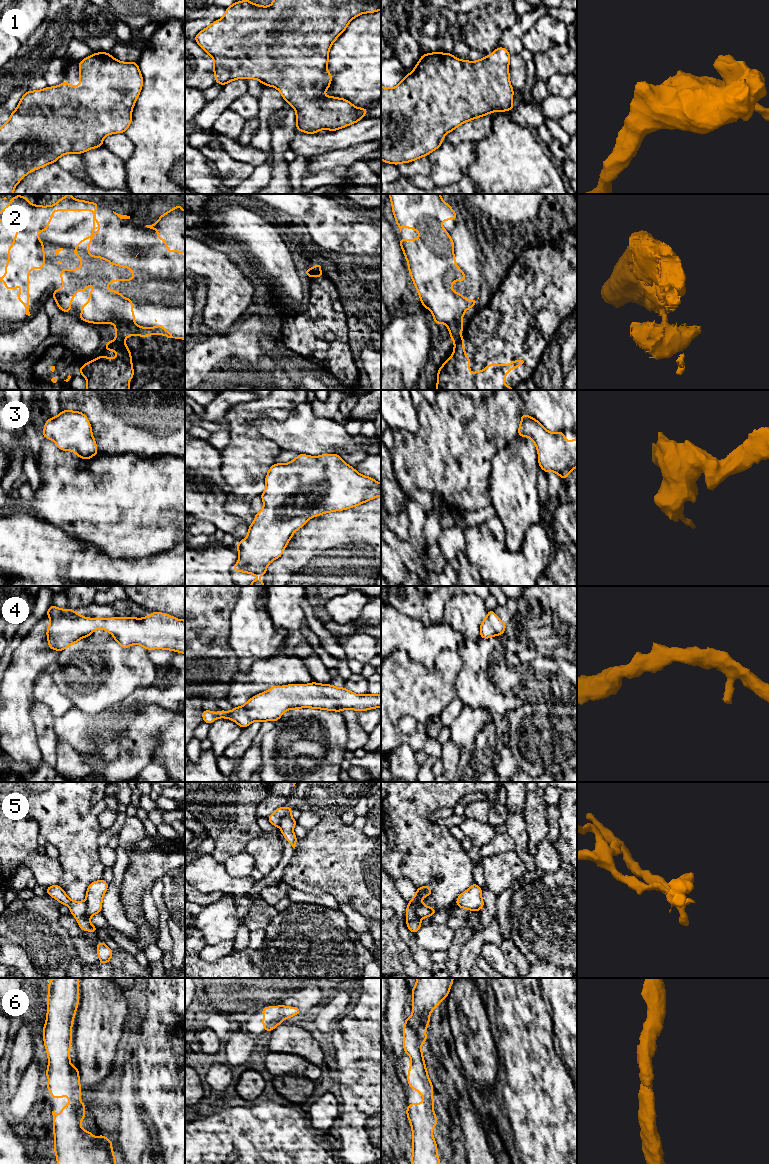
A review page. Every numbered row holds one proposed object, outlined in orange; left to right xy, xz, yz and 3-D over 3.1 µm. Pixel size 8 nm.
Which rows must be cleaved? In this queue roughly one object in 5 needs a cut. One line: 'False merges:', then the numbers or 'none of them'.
False merges: 2, 5

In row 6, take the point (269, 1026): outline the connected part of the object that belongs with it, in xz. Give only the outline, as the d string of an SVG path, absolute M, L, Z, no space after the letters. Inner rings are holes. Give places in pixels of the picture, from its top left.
M284 1005L264 1007L261 1011L264 1014L262 1021L262 1026L265 1027L264 1031L270 1032L280 1025L283 1020L302 1012L302 1010L297 1007L288 1007Z

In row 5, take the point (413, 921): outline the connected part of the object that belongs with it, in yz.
M410 904L406 908L407 928L414 934L421 928L421 918L416 914L416 906Z

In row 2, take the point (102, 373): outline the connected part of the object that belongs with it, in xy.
M113 340L107 341L105 349L117 351L117 357L110 359L106 356L98 356L79 368L81 376L87 380L86 390L129 390L131 385L128 382L134 377L134 371L128 346L123 340Z

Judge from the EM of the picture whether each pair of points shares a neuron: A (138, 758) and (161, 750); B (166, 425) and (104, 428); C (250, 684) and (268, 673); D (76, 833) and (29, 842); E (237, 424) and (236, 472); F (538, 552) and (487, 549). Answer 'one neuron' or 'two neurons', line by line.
A: two neurons
B: one neuron
C: one neuron
D: two neurons
E: one neuron
F: one neuron

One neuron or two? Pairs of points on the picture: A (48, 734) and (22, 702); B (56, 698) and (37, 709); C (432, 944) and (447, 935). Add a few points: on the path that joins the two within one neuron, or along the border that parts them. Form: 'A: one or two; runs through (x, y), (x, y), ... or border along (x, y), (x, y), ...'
A: two; border along (36, 701), (32, 706), (31, 717)
B: two; border along (36, 700), (42, 704)
C: one; runs through (436, 940), (443, 935)

